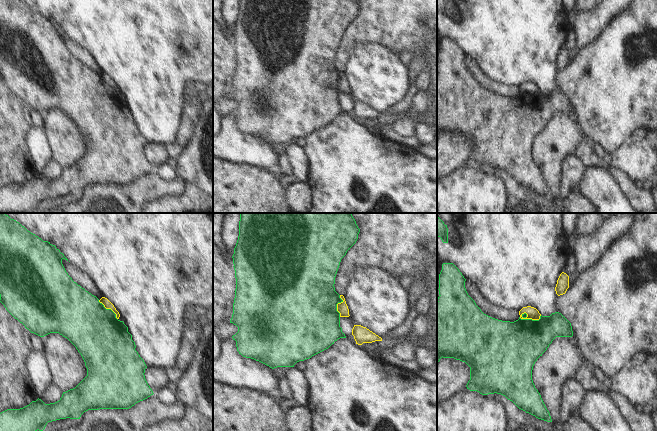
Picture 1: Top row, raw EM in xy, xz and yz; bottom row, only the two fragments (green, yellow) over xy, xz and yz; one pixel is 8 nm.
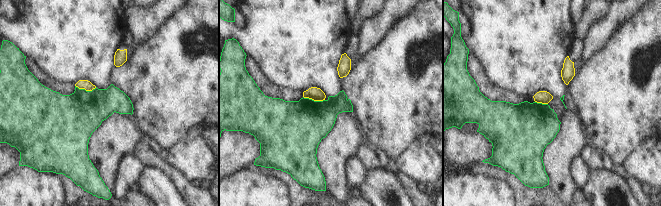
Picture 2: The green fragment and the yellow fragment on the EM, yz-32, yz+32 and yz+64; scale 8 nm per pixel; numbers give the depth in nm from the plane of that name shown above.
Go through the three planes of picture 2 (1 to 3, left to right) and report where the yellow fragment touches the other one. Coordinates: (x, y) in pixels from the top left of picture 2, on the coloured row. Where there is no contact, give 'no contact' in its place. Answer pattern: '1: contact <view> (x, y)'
1: contact yz-32 (85, 90)
2: contact yz+32 (313, 100)
3: contact yz+64 (541, 103)

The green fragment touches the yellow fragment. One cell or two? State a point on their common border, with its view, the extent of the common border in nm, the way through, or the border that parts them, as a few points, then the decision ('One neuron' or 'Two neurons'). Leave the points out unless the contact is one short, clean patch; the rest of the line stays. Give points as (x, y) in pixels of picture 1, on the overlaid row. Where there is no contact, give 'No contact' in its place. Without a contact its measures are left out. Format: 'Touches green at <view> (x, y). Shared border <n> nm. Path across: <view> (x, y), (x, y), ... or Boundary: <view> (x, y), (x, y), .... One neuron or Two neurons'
Touches green at yz (530, 319). Shared border 180 nm. Boundary: yz (541, 315), (538, 319), (521, 319), (519, 317). Two neurons

